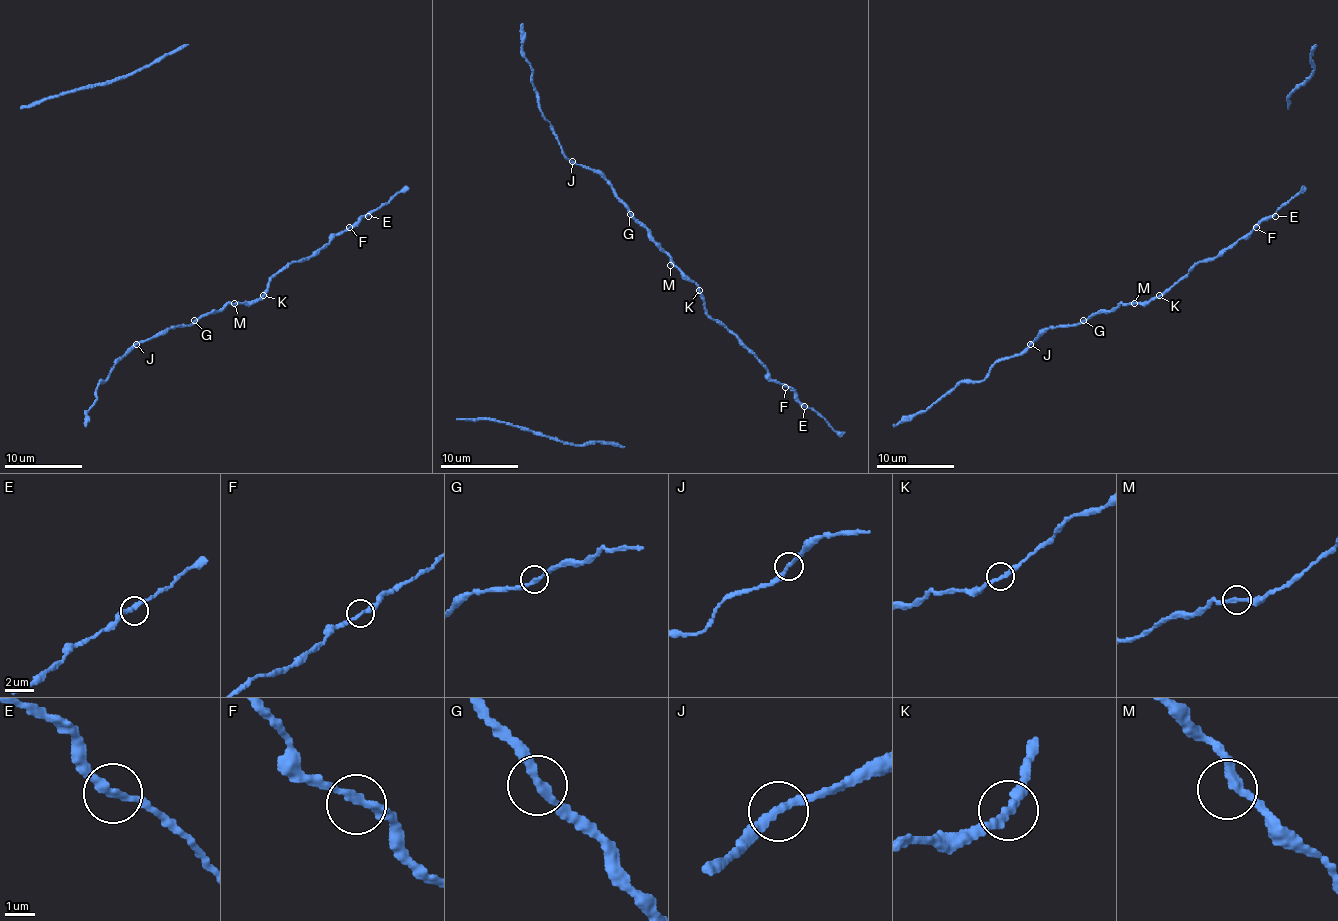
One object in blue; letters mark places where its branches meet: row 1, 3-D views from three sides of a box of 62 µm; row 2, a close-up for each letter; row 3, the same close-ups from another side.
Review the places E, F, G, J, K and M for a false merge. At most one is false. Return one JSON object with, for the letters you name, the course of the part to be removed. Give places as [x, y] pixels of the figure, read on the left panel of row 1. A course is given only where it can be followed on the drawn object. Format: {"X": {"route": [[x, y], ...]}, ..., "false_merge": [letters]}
{"false_merge": []}

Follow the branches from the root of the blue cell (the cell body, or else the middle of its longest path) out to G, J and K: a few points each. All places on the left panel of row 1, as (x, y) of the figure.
G: (312, 254), (283, 266), (271, 278), (262, 297), (248, 303), (229, 303), (194, 320)
J: (312, 254), (283, 266), (262, 297), (229, 303), (192, 324), (170, 326), (135, 344)
K: (312, 254), (283, 266), (271, 278), (263, 295)

